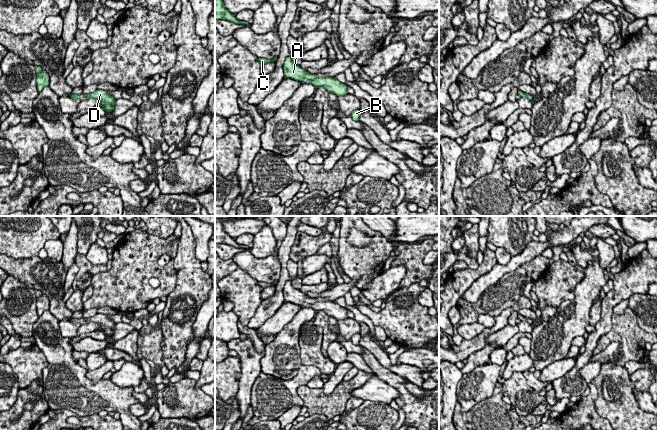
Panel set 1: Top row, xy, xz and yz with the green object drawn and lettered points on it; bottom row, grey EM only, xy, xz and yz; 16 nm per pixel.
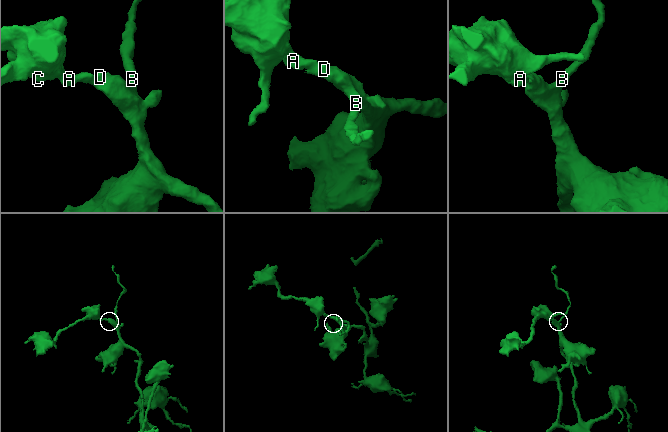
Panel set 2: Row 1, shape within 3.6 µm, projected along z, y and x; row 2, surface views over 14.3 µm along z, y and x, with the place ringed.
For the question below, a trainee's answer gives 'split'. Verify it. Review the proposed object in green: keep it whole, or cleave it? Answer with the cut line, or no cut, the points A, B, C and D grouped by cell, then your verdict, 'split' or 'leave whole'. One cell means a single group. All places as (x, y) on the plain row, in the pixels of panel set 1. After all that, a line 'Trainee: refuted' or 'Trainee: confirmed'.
no cut; A B C D; leave whole
Trainee: refuted

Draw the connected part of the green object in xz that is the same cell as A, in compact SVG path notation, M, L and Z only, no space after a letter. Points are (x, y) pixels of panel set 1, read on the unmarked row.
M287 281L283 288L284 298L287 302L292 302L296 305L307 303L307 307L313 308L315 311L323 311L329 317L334 317L337 320L347 319L347 309L333 301L317 302L315 297L308 297L305 293L292 286L291 281Z

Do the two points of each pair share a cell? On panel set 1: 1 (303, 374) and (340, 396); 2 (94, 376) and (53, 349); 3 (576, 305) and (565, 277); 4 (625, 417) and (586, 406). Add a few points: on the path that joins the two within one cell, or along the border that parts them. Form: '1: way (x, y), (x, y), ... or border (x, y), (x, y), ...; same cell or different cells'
1: border (300, 385), (297, 389), (297, 395), (304, 405); different cells
2: border (87, 371), (86, 376), (93, 383), (101, 379); different cells
3: border (583, 276), (576, 285), (575, 296), (557, 307); different cells
4: border (594, 384), (597, 390), (594, 409), (600, 416); different cells

